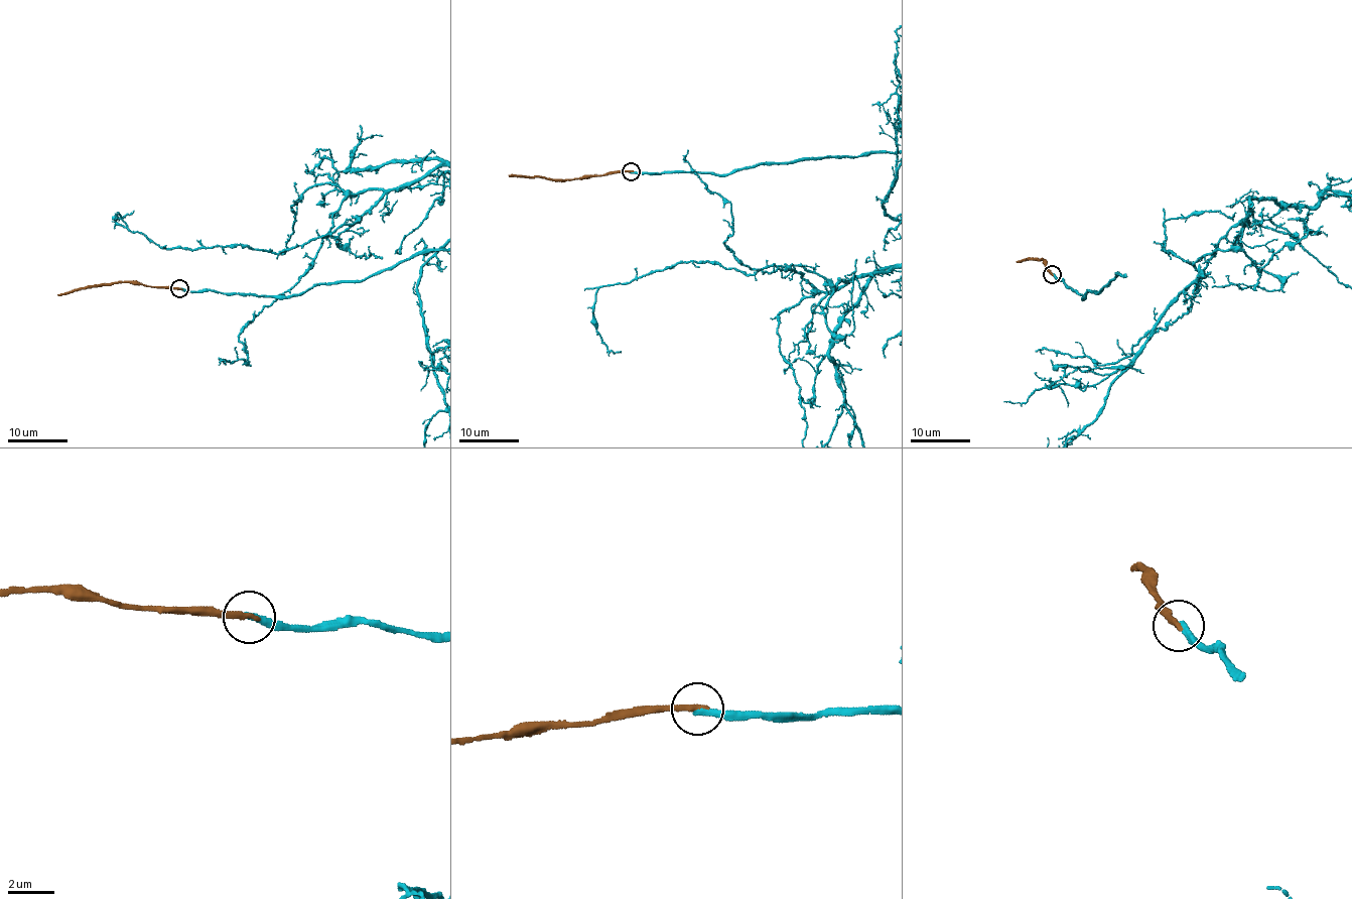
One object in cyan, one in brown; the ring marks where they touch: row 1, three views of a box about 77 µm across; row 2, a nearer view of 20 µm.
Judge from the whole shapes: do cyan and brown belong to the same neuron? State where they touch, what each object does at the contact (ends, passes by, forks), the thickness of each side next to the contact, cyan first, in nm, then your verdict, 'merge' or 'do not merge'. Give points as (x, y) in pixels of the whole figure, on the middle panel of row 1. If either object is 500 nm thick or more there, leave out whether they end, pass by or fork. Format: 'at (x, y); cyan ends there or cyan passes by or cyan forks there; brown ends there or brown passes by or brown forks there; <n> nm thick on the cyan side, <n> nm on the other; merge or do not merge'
at (631, 171); cyan ends there; brown ends there; 280 nm thick on the cyan side, 280 nm on the other; merge

